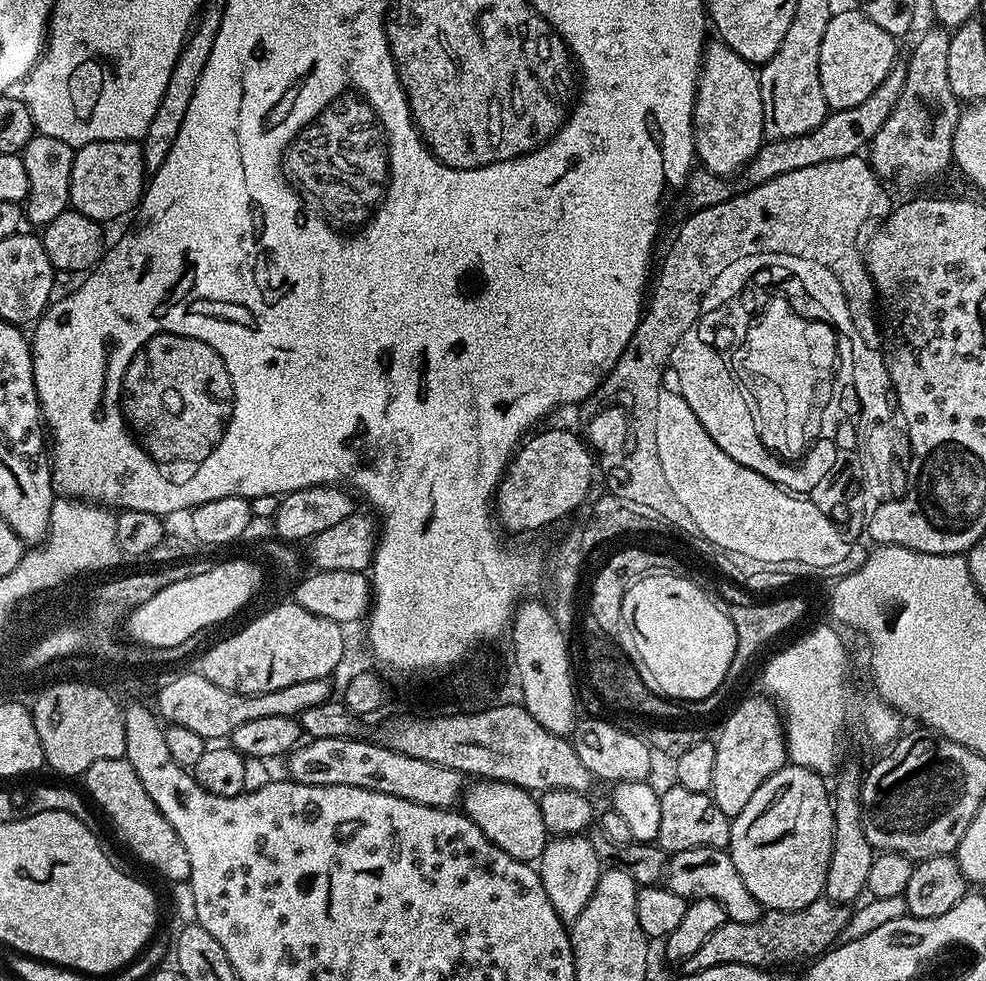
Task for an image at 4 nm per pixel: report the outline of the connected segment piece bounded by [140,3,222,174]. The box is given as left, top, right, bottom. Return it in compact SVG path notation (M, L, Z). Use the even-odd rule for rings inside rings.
M209 3L197 16L196 23L188 33L188 41L184 43L183 50L178 54L178 62L174 62L174 70L170 70L170 82L166 86L166 94L162 94L162 102L158 102L158 111L150 121L150 130L146 130L140 144L145 173L158 171L162 162L166 162L166 154L170 154L170 146L174 146L174 138L178 138L178 130L182 130L182 118L186 118L186 110L194 98L194 90L198 90L202 70L206 70L206 62L210 62L210 50L214 50L214 38L222 22L221 5L211 4Z

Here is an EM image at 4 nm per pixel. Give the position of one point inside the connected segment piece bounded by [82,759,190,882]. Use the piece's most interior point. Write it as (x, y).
(114, 787)

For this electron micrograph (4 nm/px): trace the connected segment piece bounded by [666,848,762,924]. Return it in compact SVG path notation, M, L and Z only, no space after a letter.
M695 848L668 856L666 886L683 900L716 900L724 906L724 915L734 922L752 922L762 915L760 903L746 890L742 874L734 870L734 862L723 848Z

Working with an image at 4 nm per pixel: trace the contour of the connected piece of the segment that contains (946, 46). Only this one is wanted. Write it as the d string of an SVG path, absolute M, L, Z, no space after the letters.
M932 24L915 44L909 60L906 60L906 82L894 110L882 124L882 129L872 139L868 148L868 161L879 179L902 188L916 188L928 183L951 165L953 134L962 111L960 101L950 87L947 77L947 55L950 52L951 31L943 25Z

